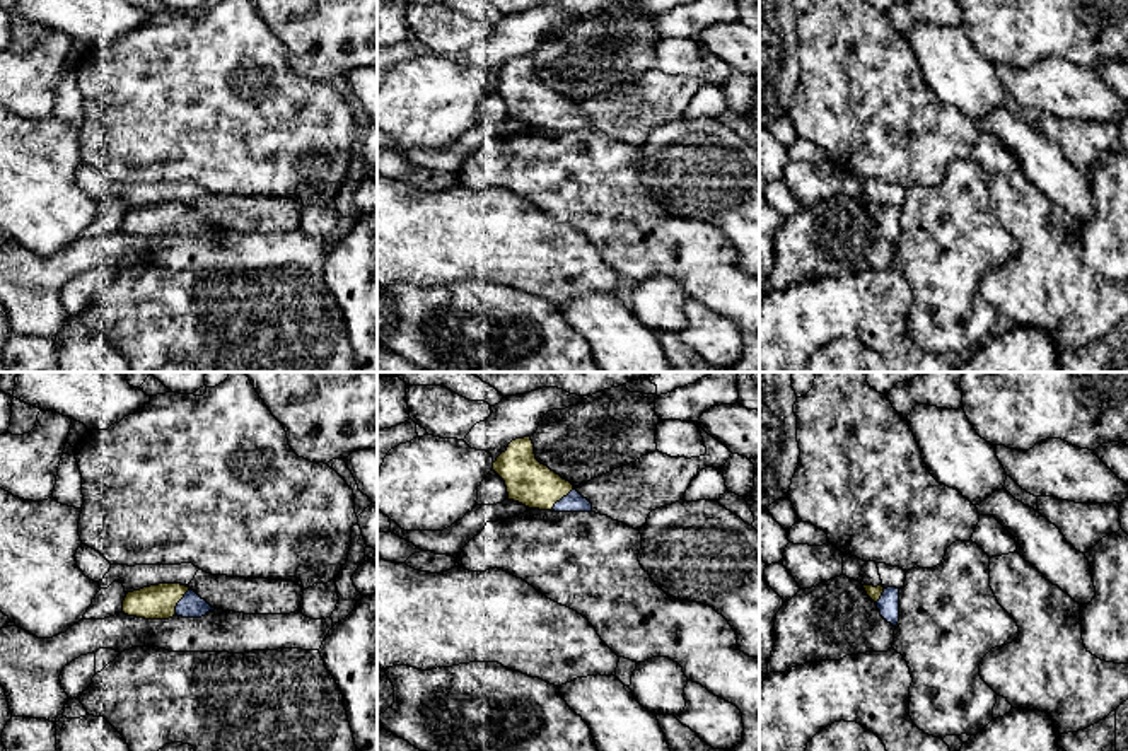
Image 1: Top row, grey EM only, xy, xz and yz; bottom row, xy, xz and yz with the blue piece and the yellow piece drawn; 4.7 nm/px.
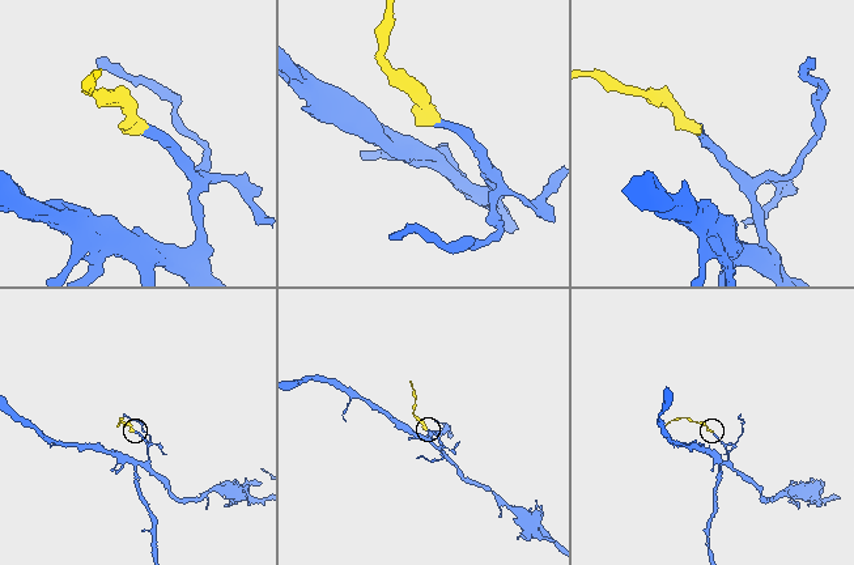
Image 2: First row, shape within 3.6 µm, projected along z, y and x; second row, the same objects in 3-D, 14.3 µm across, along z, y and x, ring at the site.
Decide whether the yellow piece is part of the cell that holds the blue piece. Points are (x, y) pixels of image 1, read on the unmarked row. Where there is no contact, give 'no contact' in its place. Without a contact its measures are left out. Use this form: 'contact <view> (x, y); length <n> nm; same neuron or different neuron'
contact xy (180, 219); length 140 nm; same neuron

